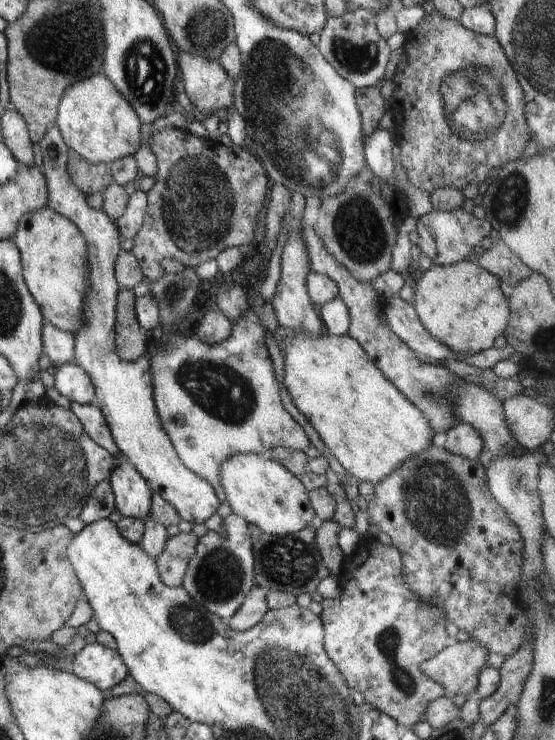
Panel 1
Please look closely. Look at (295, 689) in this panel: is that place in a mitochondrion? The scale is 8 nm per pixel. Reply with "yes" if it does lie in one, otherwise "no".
yes

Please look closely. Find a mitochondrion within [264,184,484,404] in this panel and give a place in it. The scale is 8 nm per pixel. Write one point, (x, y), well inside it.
(358, 230)

